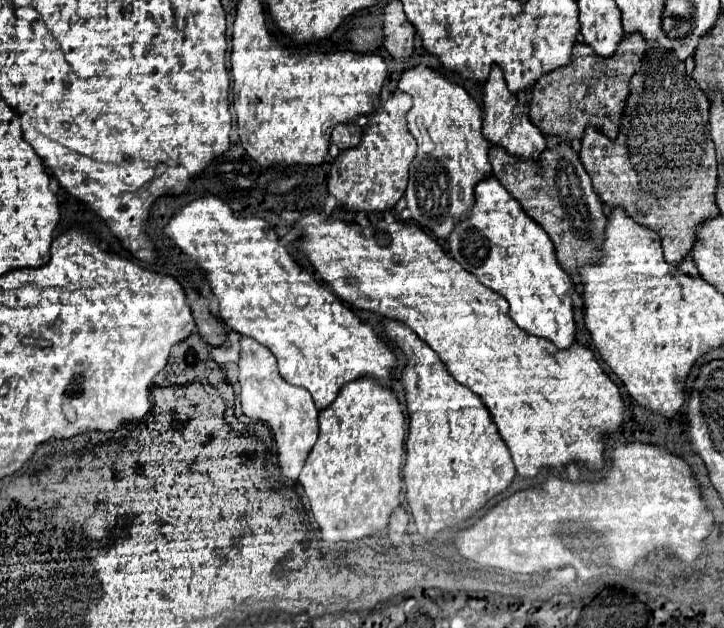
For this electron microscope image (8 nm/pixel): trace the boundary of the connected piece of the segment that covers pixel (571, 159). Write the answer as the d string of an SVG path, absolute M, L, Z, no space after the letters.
M557 140L553 148L543 150L539 160L521 160L507 154L501 146L491 146L489 162L495 178L555 242L555 252L565 272L573 276L581 264L597 258L597 248L601 246L601 234L605 228L605 210L569 140Z

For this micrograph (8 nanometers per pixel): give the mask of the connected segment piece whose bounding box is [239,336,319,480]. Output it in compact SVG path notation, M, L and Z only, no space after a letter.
M241 336L241 366L239 366L239 386L241 386L241 408L243 414L251 420L259 420L271 426L279 464L283 476L297 480L307 454L311 452L313 444L317 442L319 424L317 424L317 408L311 394L305 388L293 386L277 370L277 362L269 348L261 346L257 340Z

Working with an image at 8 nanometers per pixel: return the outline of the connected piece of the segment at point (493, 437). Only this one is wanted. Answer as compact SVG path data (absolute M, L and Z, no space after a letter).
M383 318L381 322L385 334L407 358L401 374L409 412L409 436L405 442L407 460L403 466L407 502L417 532L425 538L435 538L441 530L457 528L495 494L501 494L511 484L515 466L481 398L467 386L461 386L445 370L447 366L439 360L437 352L419 340L407 324L391 318Z

